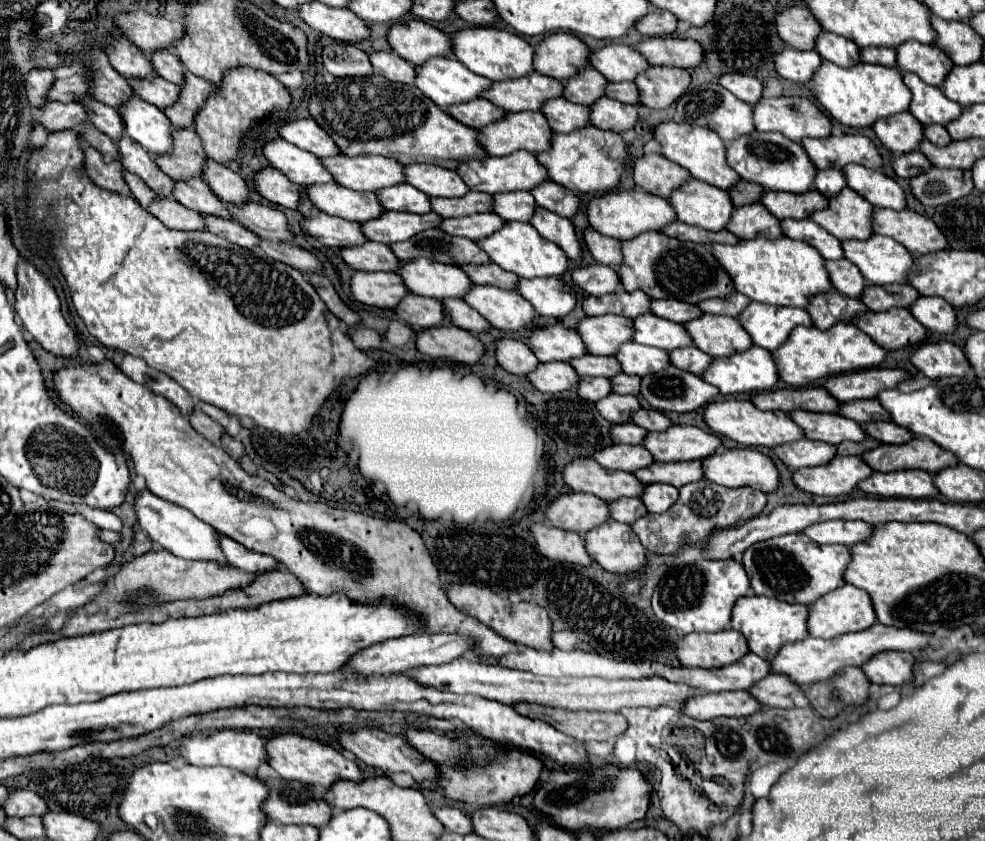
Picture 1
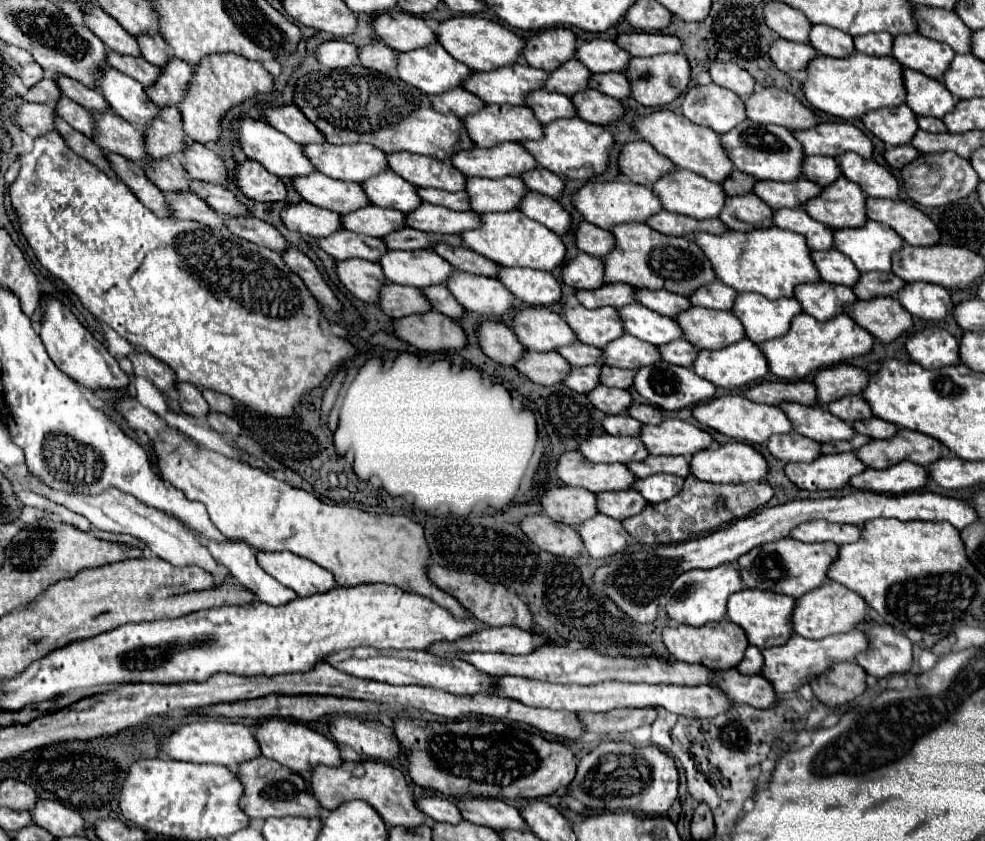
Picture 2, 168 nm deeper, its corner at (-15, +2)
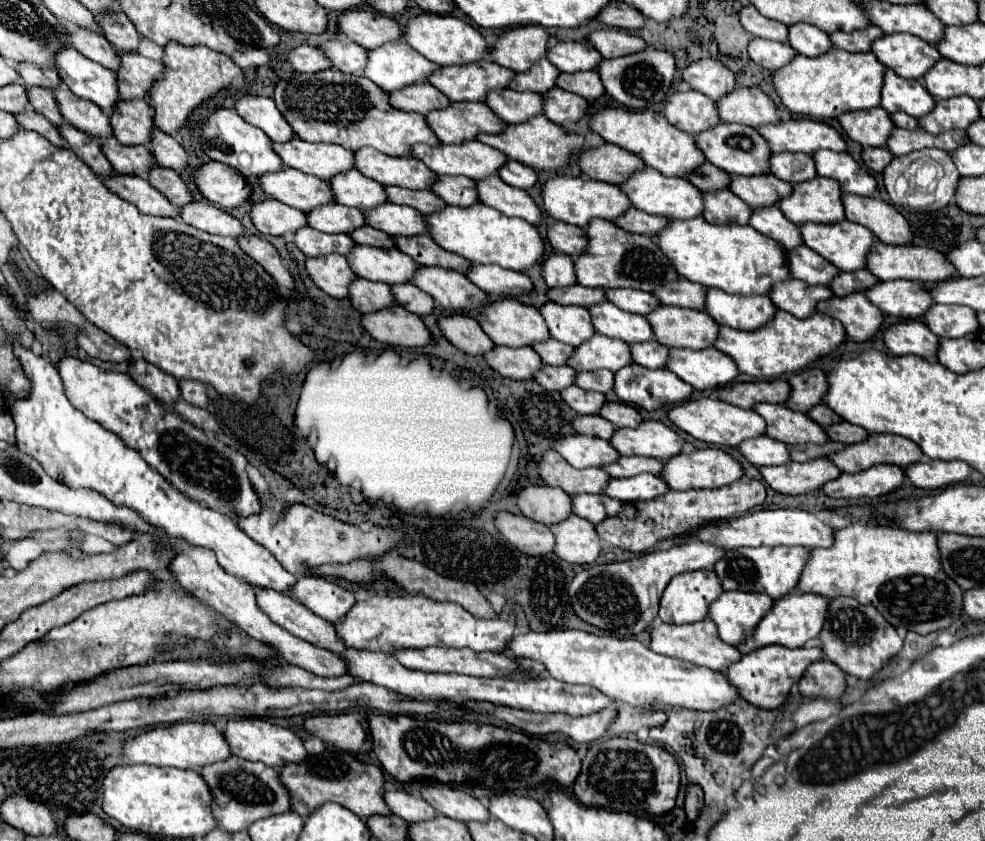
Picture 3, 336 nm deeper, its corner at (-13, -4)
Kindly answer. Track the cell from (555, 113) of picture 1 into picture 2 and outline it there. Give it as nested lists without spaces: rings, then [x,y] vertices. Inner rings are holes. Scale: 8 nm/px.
[[[545,89],[533,91],[527,97],[527,107],[531,107],[535,111],[535,115],[539,115],[539,121],[543,125],[553,123],[555,119],[569,119],[569,117],[577,117],[575,105],[571,103],[571,99],[567,99],[567,95],[559,95],[559,93],[549,93]]]

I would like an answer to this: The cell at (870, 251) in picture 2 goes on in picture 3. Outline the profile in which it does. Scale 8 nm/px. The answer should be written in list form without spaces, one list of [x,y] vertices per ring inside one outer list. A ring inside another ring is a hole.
[[[847,219],[837,221],[837,223],[803,223],[799,225],[803,243],[817,251],[821,257],[825,257],[829,263],[833,263],[839,271],[857,271],[865,267],[865,255],[869,253],[869,247],[875,243],[875,237],[869,229],[865,229],[863,225],[851,223]]]

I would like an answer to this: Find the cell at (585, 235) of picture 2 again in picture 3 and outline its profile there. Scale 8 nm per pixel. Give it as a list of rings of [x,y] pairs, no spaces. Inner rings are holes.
[[[553,223],[547,227],[547,239],[551,247],[565,255],[575,255],[585,251],[585,231],[577,229],[569,223]]]

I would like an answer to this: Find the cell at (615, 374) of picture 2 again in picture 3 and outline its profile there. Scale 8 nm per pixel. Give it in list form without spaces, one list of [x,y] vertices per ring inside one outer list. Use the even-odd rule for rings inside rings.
[[[597,369],[597,371],[579,371],[575,377],[575,385],[581,389],[589,391],[599,391],[607,393],[613,389],[613,373],[607,369]]]

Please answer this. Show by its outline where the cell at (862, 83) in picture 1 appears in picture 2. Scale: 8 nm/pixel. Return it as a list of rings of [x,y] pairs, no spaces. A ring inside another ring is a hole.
[[[819,53],[807,67],[803,91],[815,109],[841,119],[861,119],[867,111],[899,107],[907,97],[907,89],[903,89],[903,65],[895,57],[871,57],[863,53],[853,53],[843,59]]]

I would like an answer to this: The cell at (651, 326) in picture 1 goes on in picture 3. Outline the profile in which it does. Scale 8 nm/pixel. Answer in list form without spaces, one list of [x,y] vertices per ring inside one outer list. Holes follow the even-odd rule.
[[[601,301],[589,307],[593,329],[601,335],[621,339],[625,343],[643,343],[653,339],[651,325],[645,317],[621,311],[609,301]]]

